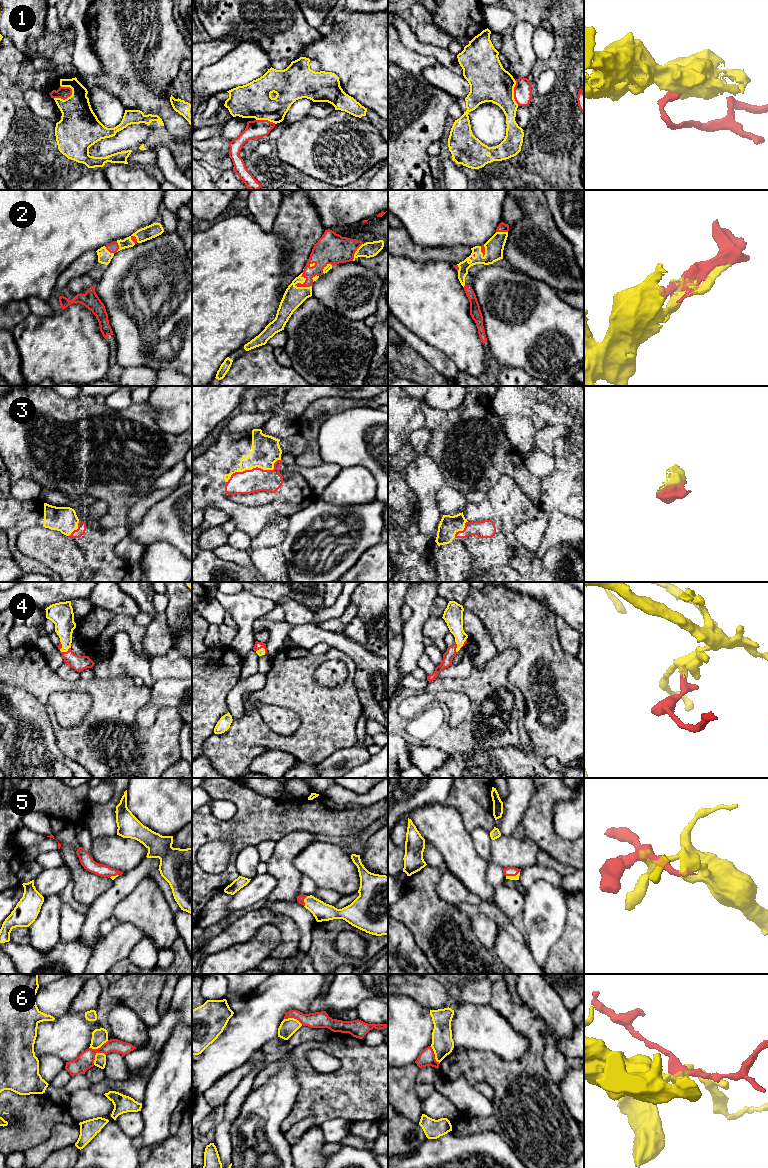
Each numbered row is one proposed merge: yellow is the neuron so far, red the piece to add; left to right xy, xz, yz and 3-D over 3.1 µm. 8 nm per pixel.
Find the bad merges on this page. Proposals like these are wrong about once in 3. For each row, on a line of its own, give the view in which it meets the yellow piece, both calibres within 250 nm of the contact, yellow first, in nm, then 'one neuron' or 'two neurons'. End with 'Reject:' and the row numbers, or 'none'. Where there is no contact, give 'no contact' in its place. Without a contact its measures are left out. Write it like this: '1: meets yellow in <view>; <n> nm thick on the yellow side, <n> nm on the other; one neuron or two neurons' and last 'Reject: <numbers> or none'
1: meets yellow in xy; 320 nm thick on the yellow side, 100 nm on the other; two neurons
2: meets yellow in xz; 170 nm thick on the yellow side, 100 nm on the other; one neuron
3: meets yellow in xz; 220 nm thick on the yellow side, 190 nm on the other; one neuron
4: meets yellow in xy; 170 nm thick on the yellow side, 120 nm on the other; one neuron
5: meets yellow in xz; 150 nm thick on the yellow side, 60 nm on the other; one neuron
6: meets yellow in xy; 100 nm thick on the yellow side, 140 nm on the other; two neurons
Reject: 1, 6

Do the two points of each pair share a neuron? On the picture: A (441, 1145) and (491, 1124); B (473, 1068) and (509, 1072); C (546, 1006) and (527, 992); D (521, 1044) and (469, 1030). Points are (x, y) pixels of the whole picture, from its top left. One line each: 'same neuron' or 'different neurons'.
A: different neurons
B: same neuron
C: same neuron
D: same neuron

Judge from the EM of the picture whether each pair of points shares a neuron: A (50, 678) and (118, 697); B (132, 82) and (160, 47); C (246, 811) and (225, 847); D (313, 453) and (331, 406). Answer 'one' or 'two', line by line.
A: one
B: one
C: two
D: one

